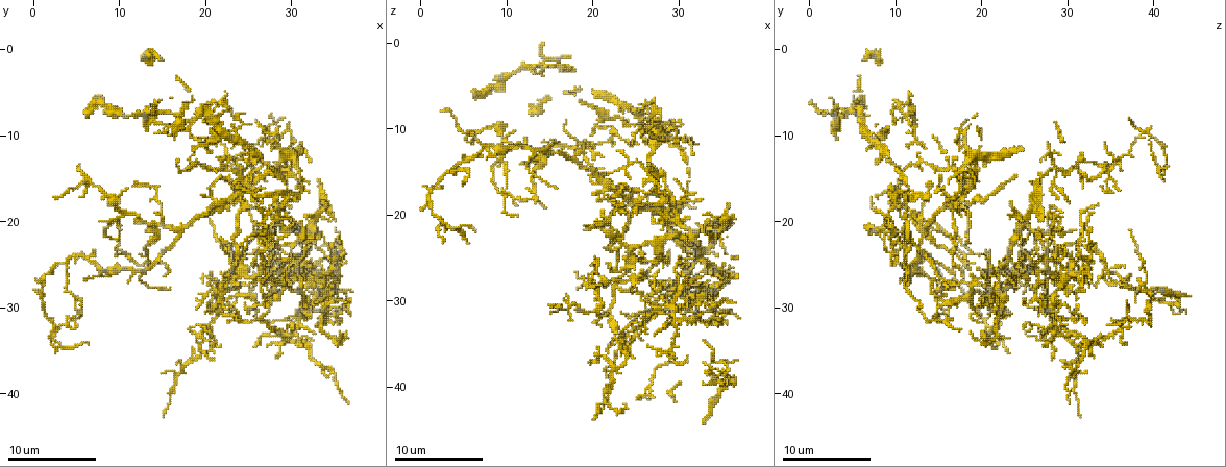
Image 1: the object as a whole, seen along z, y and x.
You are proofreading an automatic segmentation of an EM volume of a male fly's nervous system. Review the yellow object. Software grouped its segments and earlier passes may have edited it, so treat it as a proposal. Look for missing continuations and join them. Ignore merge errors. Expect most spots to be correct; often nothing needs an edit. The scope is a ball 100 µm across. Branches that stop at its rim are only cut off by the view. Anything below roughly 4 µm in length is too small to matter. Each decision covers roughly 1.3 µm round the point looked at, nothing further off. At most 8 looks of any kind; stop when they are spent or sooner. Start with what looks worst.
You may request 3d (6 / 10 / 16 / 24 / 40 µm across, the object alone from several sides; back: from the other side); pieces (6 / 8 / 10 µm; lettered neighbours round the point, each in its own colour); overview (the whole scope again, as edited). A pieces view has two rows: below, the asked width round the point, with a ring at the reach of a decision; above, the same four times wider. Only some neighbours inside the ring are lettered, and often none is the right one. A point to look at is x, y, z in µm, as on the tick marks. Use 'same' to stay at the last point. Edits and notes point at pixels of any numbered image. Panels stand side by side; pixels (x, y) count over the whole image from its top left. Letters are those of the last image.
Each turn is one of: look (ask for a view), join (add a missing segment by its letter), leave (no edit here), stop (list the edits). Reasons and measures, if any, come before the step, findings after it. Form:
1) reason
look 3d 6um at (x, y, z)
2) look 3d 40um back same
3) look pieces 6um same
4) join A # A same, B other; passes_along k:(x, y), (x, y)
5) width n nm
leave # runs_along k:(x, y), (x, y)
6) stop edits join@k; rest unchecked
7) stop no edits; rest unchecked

look pieces 8um at (22.4, 26.6, 17.6)

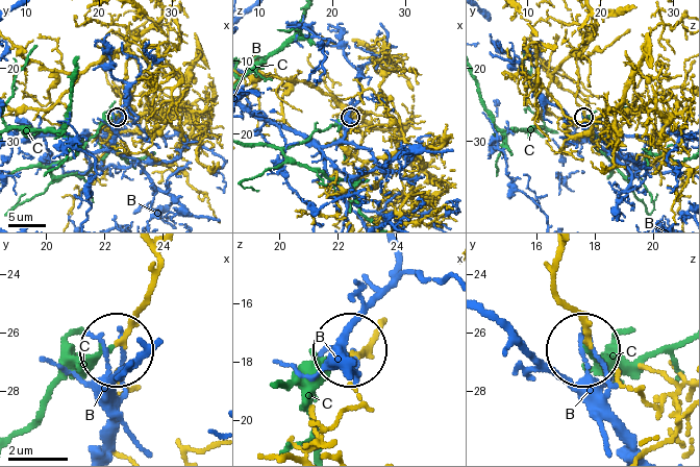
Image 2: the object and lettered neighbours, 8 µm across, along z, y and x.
leave # B other, C other; runs_along 2:(559, 253), (555, 291), (584, 341); none of them fits

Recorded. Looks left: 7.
an open end
look 3d 6um at (32.2, 31.0, 22.0)

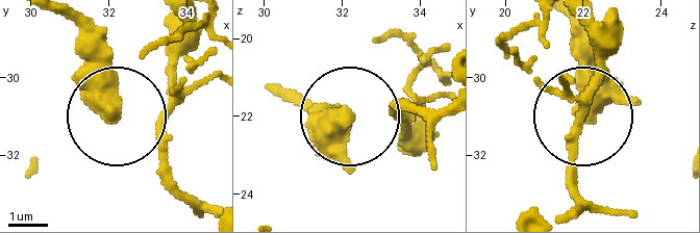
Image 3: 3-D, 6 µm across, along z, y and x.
look pieces 10um at (32.15, 31.00, 22.05)

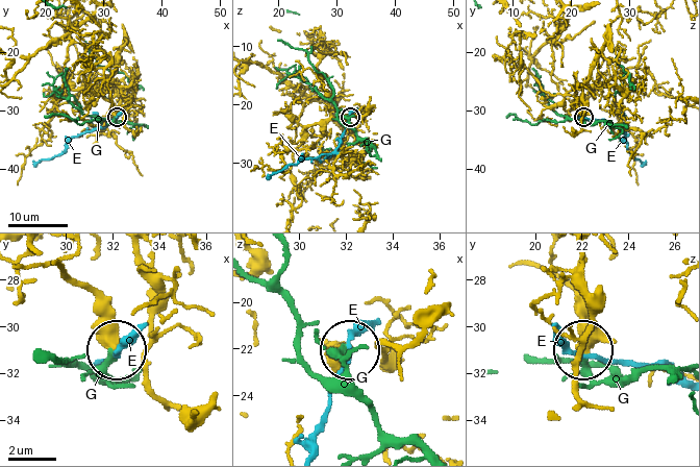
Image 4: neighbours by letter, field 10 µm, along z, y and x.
leave # E other, G other; none of them fits

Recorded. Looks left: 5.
branch stops here
look pieces 8um at (18.4, 11.6, 6.8)

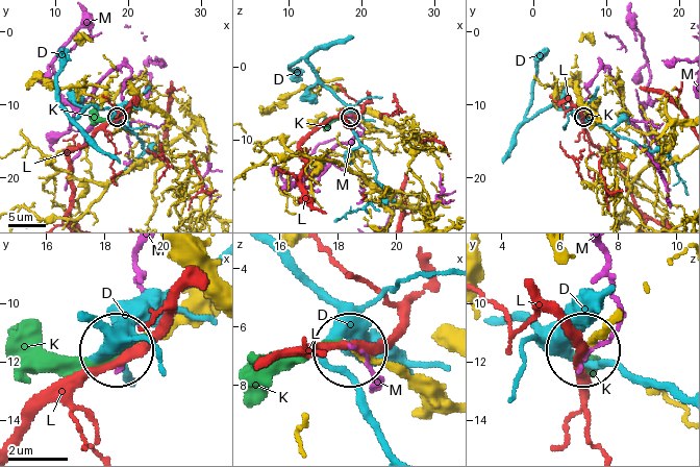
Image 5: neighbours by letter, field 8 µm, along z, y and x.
width 220 nm
join K # D other, K same, L other, M other; passes_along 5:(369, 128), (349, 115), (341, 115), (324, 129); it goes on there

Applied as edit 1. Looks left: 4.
see it whole again
look overview

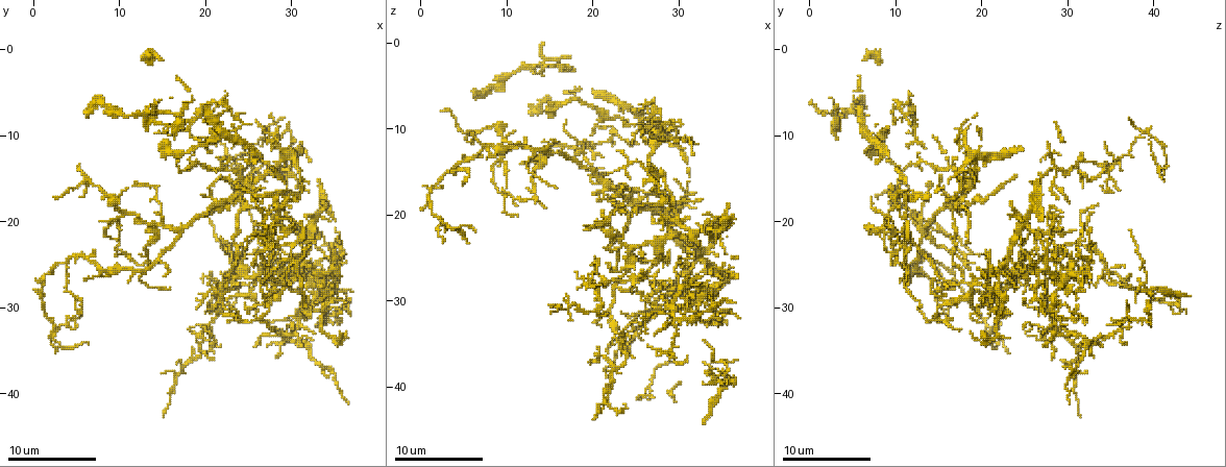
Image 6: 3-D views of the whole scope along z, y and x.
thin end
look pieces 8um at (31.0, 34.6, 27.4)

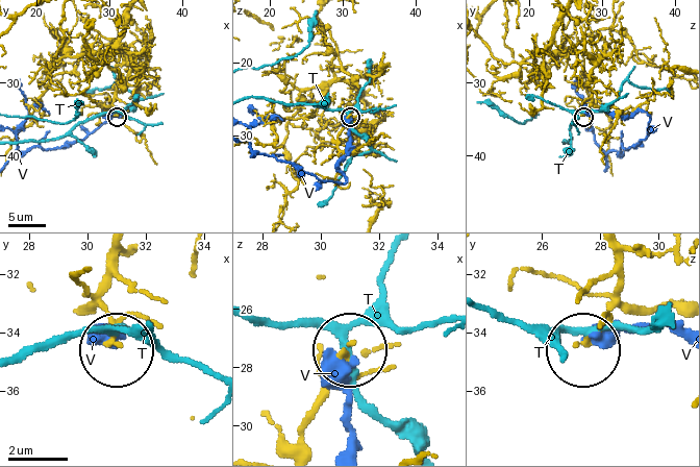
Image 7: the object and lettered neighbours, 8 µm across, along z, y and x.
width 160 nm
leave # T other, V other; no lettered segment goes on from it

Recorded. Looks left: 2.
stop edits join@5; rest unchecked

